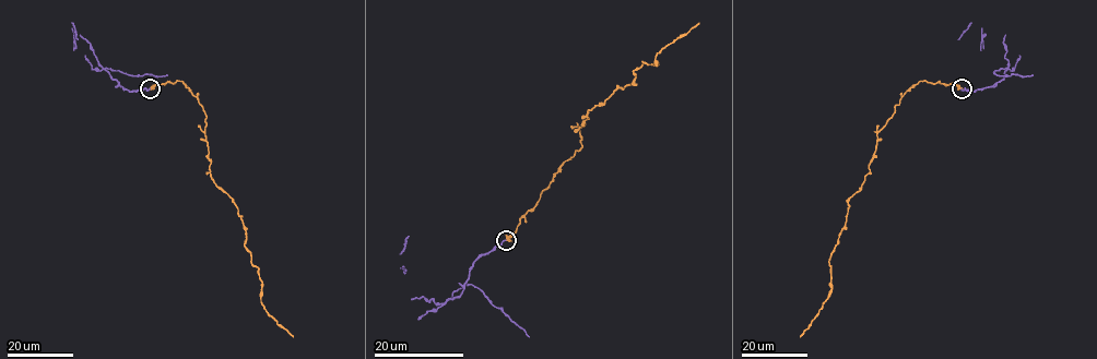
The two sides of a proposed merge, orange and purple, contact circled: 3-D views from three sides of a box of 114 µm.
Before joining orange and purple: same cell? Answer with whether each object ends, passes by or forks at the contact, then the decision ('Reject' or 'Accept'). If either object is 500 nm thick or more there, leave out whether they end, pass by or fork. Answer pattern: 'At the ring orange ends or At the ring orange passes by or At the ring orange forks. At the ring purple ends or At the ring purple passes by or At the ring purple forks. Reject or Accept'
At the ring orange forks. At the ring purple ends. Reject

